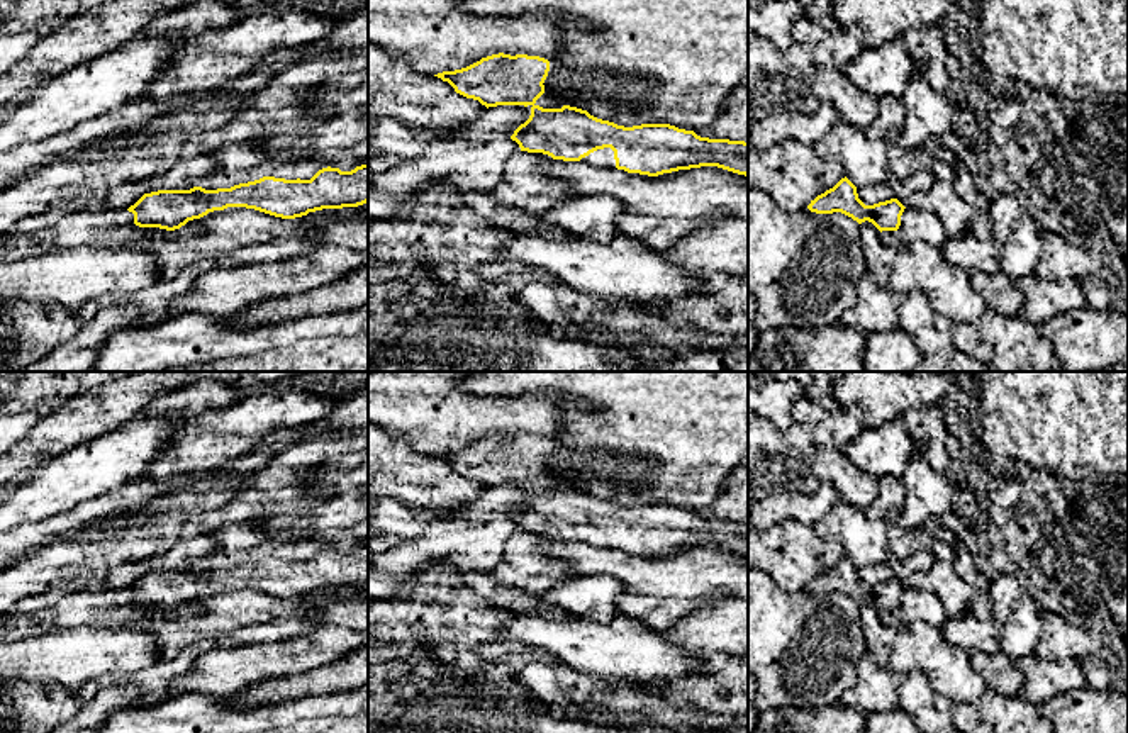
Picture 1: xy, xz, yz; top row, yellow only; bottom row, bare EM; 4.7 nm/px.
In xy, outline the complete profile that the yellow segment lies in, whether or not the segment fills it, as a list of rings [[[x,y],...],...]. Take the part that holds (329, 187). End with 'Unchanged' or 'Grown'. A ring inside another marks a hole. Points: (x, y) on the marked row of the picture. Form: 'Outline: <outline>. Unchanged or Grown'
Outline: [[[368,165],[351,171],[322,168],[310,180],[263,176],[231,188],[158,190],[144,193],[127,210],[139,227],[175,231],[188,221],[227,207],[254,209],[295,219],[322,209],[358,207],[368,202]]]. Unchanged

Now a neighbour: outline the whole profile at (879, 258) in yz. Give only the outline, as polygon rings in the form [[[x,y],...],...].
[[[868,221],[860,224],[860,239],[863,244],[867,271],[885,285],[897,249],[885,246],[882,243],[880,231]]]

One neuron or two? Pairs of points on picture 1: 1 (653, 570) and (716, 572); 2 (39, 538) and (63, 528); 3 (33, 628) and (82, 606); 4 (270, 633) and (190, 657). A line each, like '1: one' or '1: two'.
1: one
2: one
3: one
4: one

